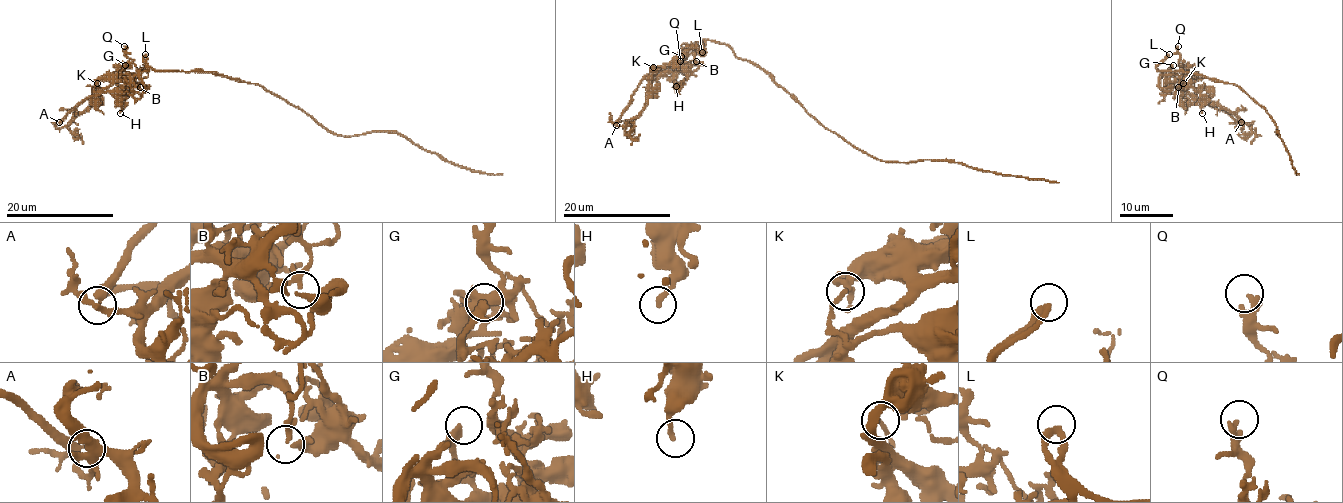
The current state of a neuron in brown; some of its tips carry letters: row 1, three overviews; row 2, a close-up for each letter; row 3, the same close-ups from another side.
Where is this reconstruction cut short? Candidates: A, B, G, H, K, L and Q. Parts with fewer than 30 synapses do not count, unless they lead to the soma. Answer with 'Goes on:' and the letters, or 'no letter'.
Goes on: A

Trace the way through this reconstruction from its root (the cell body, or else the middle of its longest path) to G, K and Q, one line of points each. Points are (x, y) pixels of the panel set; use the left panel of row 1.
G: (250, 83), (201, 71), (150, 69), (132, 75), (121, 74), (125, 65)
K: (250, 83), (211, 73), (153, 69), (134, 74), (110, 91), (95, 91), (97, 83)
Q: (250, 83), (211, 73), (153, 69), (140, 71), (142, 78), (148, 74), (126, 55), (124, 46)

